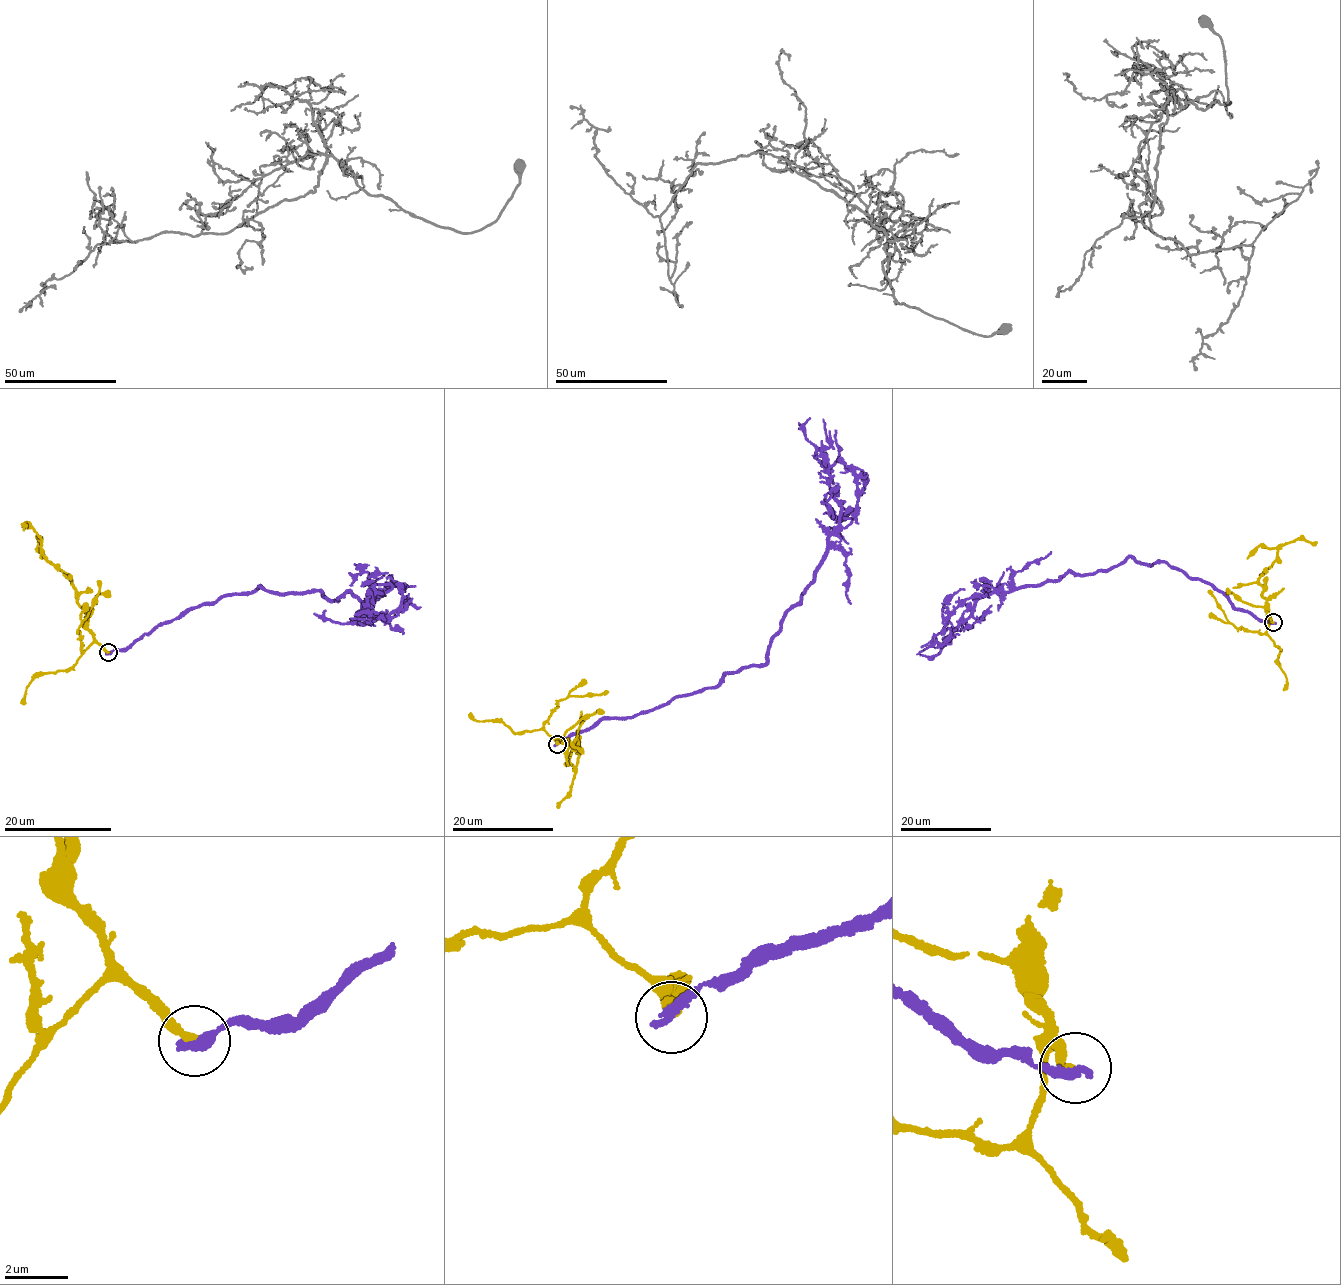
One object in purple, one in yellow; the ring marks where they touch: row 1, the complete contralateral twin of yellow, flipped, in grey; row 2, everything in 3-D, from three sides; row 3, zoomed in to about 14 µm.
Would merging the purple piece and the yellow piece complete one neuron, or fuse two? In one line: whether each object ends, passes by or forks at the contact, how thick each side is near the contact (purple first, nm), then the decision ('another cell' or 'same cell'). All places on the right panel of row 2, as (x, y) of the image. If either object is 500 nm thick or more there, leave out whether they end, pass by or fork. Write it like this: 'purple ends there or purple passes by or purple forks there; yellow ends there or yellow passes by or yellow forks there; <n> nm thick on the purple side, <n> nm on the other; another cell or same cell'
purple ends there; yellow ends there; 360 nm thick on the purple side, 240 nm on the other; another cell

